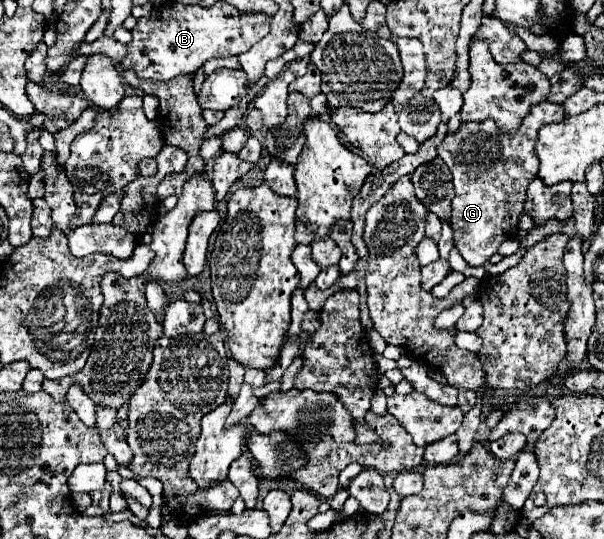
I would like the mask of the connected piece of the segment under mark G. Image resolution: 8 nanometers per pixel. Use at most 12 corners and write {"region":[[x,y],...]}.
{"region":[[540,102],[516,132],[460,124],[438,156],[456,196],[454,248],[470,266],[516,238],[534,144],[564,120]]}

